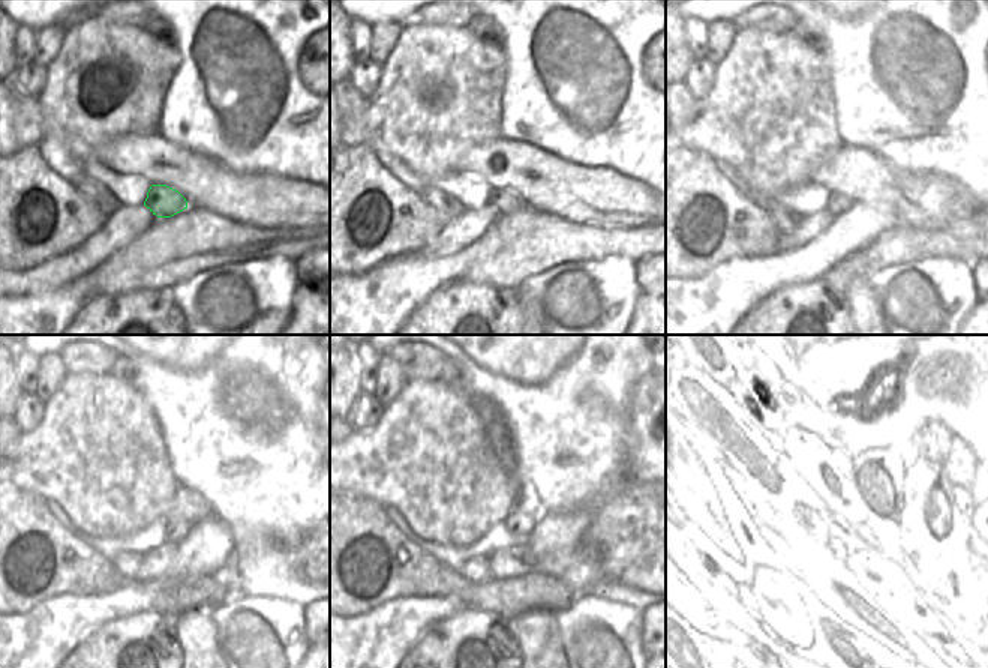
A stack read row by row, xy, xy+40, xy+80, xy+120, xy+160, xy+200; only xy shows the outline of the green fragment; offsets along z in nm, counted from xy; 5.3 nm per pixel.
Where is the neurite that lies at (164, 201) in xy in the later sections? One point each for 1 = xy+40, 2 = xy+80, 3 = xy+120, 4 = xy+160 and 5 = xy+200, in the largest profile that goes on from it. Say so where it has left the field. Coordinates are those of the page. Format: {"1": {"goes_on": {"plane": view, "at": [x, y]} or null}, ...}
{"1": {"goes_on": {"plane": "xy+40", "at": [502, 201]}}, "2": {"goes_on": {"plane": "xy+80", "at": [838, 203]}}, "3": {"goes_on": {"plane": "xy+120", "at": [177, 532]}}, "4": {"goes_on": {"plane": "xy+160", "at": [523, 517]}}, "5": {"goes_on": {"plane": "xy+200", "at": [864, 515]}}}

